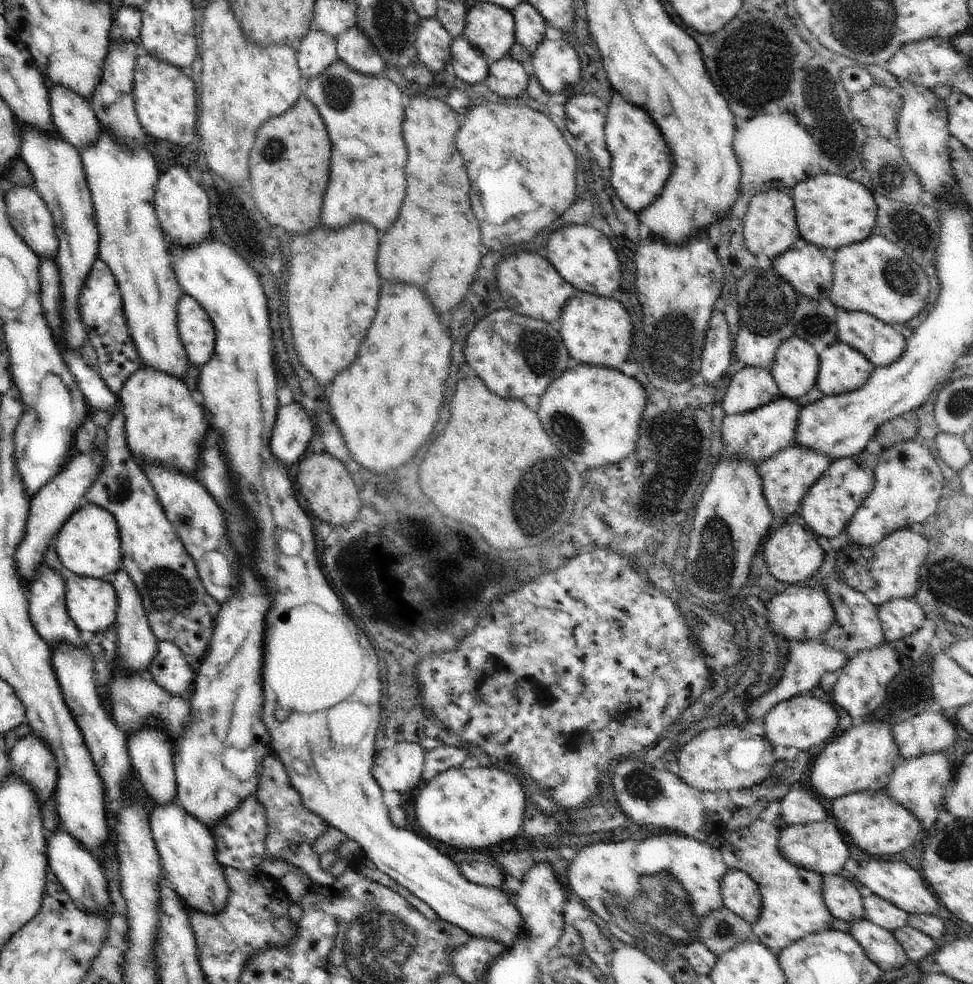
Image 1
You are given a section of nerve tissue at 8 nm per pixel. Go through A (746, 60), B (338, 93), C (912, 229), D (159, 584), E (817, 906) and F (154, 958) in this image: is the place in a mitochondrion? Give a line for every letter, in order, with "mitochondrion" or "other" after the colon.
A: mitochondrion
B: mitochondrion
C: mitochondrion
D: mitochondrion
E: other
F: other

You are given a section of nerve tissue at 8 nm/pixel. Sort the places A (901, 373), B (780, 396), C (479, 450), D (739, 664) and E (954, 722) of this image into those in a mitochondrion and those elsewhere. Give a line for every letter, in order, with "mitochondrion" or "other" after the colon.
A: other
B: other
C: other
D: mitochondrion
E: other

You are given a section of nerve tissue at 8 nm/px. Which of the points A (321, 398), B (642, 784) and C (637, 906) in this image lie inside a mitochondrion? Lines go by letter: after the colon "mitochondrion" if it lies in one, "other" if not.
A: other
B: mitochondrion
C: mitochondrion

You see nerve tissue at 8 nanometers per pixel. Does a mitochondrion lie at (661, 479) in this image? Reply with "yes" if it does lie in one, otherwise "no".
yes

